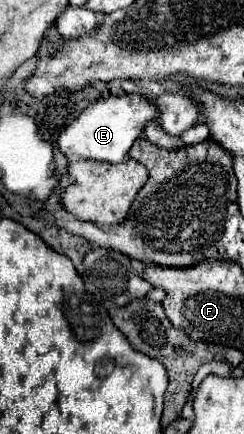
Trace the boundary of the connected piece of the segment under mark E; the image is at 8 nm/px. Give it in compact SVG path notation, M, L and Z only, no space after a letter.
M121 95L107 97L91 103L83 113L61 131L57 145L67 159L91 159L121 163L127 159L127 153L133 141L143 133L143 125L157 119L157 109L151 105L151 99L145 95Z

